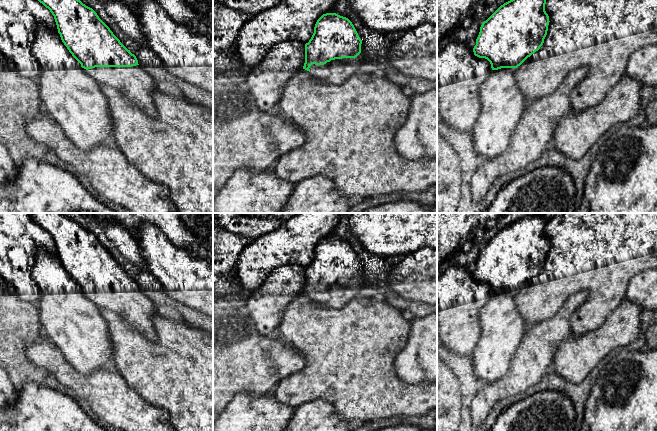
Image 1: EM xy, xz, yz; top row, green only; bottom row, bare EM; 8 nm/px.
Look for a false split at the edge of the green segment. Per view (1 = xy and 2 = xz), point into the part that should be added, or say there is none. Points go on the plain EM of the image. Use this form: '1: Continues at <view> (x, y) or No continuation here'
1: Continues at xy (134, 306)
2: Continues at xz (337, 295)

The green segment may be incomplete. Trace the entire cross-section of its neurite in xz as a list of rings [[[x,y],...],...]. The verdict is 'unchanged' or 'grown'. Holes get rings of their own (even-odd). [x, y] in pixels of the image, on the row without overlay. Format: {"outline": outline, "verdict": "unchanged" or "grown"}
{"outline": [[[336,237],[323,238],[315,248],[311,263],[305,268],[303,293],[329,308],[341,308],[366,289],[366,281],[361,268],[362,264],[348,242]]], "verdict": "grown"}

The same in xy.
{"outline": [[[63,213],[30,214],[34,222],[50,234],[62,266],[91,302],[100,309],[117,313],[149,340],[157,339],[153,323],[156,306],[92,232]]], "verdict": "grown"}

